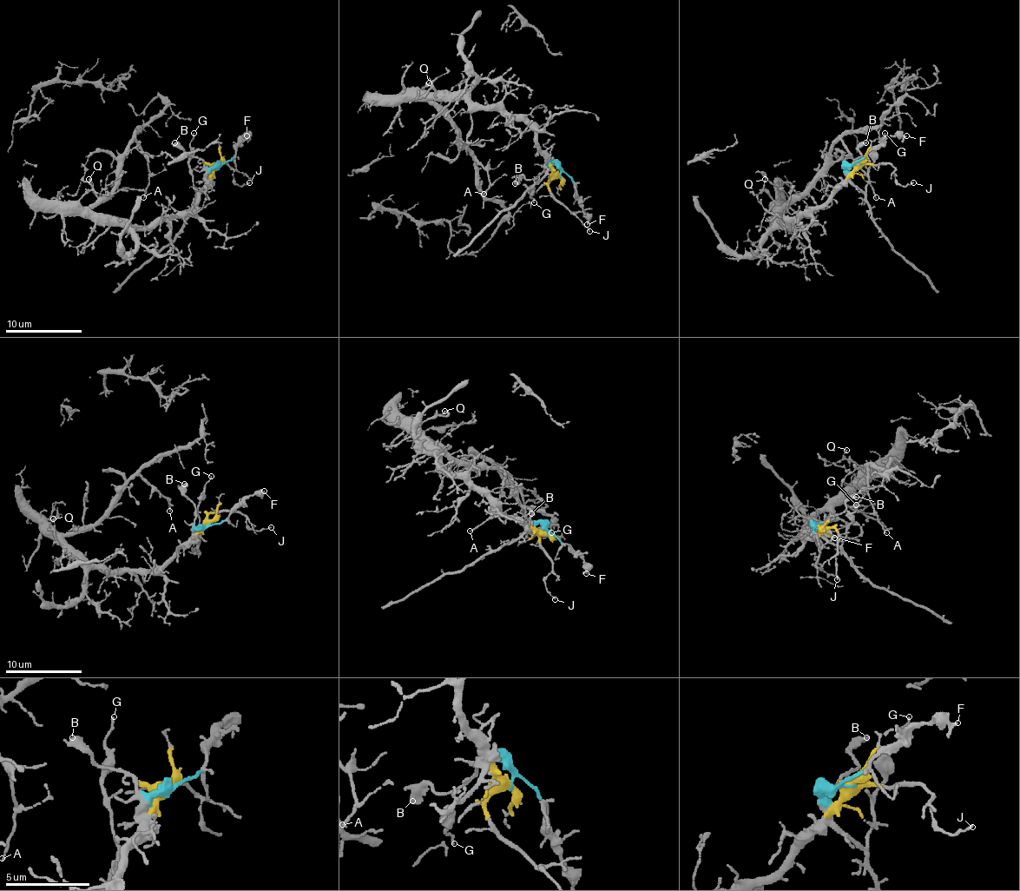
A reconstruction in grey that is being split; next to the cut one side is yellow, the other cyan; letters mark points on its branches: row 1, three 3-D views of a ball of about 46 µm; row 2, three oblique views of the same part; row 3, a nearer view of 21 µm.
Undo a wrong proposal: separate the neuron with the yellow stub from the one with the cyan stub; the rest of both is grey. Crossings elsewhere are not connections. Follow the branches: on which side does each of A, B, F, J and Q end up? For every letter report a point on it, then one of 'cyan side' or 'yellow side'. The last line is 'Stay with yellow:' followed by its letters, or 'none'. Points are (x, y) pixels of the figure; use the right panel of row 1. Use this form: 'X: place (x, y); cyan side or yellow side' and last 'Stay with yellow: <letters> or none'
A: place (876, 197); yellow side
B: place (865, 142); cyan side
F: place (906, 135); cyan side
J: place (913, 182); yellow side
Q: place (765, 179); yellow side
Stay with yellow: A, J, Q

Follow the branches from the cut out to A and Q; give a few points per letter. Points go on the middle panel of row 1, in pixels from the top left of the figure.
A: (560, 175), (541, 151), (536, 134), (522, 121), (464, 99), (430, 99), (489, 175), (483, 193)
Q: (560, 175), (522, 121), (464, 99), (430, 99), (420, 92), (430, 82)

